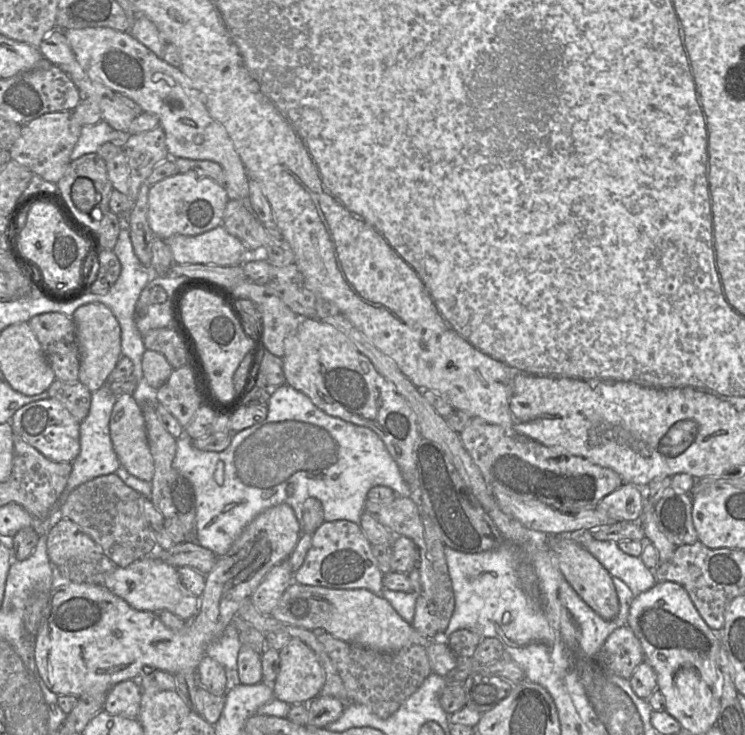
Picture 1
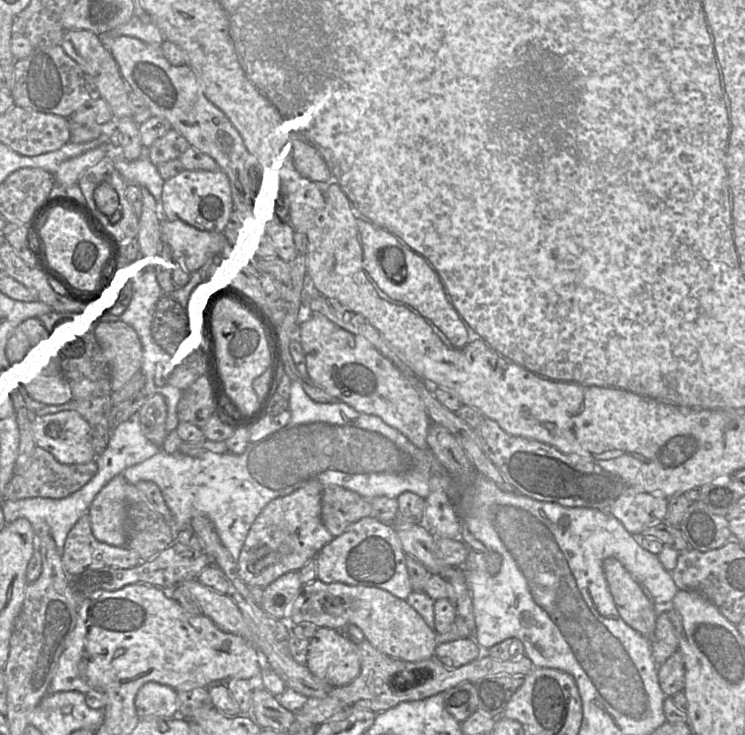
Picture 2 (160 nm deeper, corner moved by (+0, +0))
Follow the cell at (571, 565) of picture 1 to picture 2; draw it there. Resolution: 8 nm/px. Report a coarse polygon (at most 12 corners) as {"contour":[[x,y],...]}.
{"contour":[[616,559],[603,571],[620,617],[650,639],[652,601]]}

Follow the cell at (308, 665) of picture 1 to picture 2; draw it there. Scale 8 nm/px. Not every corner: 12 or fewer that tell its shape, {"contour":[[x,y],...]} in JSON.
{"contour":[[337,629],[310,638],[305,666],[333,688],[360,673],[358,645]]}

